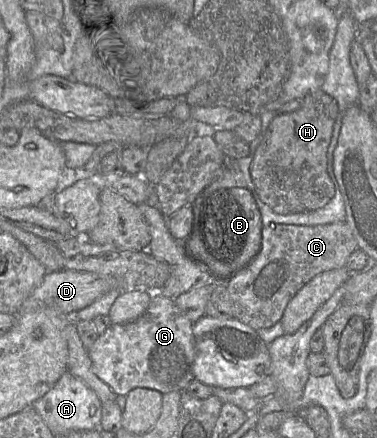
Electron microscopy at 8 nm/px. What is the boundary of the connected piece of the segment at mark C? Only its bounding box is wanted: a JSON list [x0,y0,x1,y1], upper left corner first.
[226,221,357,331]

